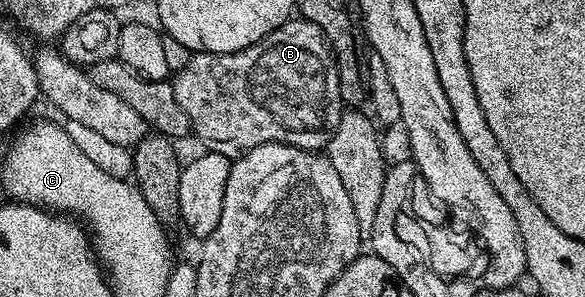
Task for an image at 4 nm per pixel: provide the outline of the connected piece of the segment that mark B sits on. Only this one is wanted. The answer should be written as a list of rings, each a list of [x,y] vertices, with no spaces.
[[[289,19],[284,24],[277,27],[273,33],[261,37],[258,43],[254,43],[250,47],[246,47],[242,51],[234,51],[233,53],[202,53],[193,52],[190,63],[180,72],[171,78],[174,93],[181,104],[182,109],[186,111],[186,115],[192,123],[192,130],[195,136],[200,136],[204,140],[203,148],[210,153],[217,153],[229,159],[235,159],[248,153],[254,147],[265,145],[271,141],[277,141],[283,145],[293,145],[299,149],[310,149],[320,151],[327,146],[330,136],[329,130],[324,130],[324,100],[328,97],[328,64],[333,64],[334,54],[324,38],[324,32],[320,30],[314,23],[303,19]]]

